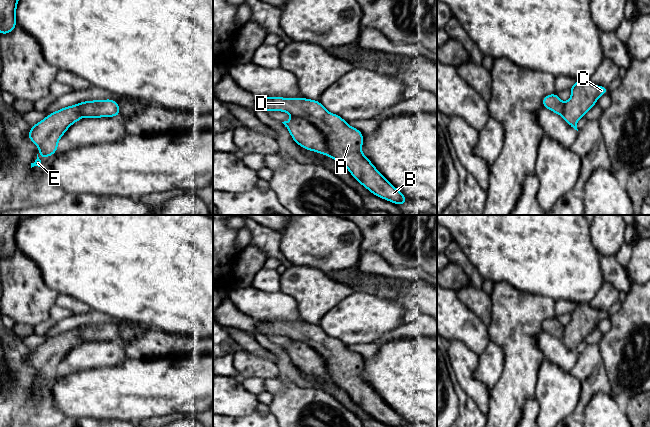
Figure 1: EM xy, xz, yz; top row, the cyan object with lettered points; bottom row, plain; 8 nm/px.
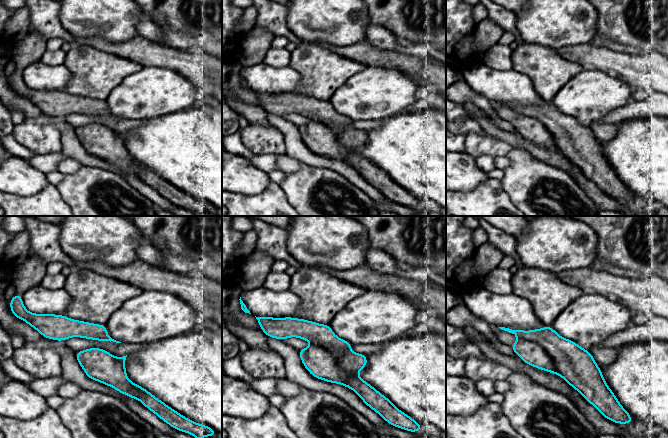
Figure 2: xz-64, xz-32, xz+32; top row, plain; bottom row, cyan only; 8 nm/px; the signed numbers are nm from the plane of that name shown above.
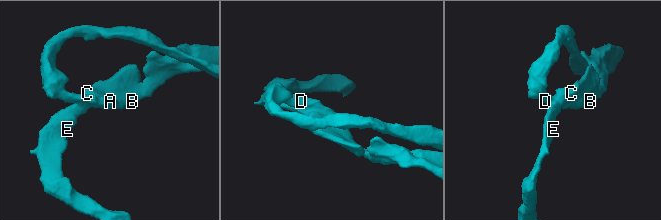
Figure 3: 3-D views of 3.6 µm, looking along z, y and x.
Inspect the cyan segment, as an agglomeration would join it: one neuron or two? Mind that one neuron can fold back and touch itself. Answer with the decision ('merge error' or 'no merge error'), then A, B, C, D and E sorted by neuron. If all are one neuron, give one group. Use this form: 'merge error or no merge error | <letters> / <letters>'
no merge error | A B C D E

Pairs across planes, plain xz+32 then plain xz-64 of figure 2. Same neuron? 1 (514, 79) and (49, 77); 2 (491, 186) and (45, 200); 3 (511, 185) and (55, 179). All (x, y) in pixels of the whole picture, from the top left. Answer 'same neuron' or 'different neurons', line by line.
1: same neuron
2: same neuron
3: different neurons

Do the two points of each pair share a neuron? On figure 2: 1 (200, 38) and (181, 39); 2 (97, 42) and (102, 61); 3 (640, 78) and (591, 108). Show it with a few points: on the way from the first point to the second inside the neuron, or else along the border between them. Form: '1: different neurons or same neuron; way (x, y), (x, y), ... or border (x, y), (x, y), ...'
1: same neuron; way (195, 39), (186, 39)
2: different neurons; border (76, 43), (104, 49), (121, 57)
3: different neurons; border (608, 73), (625, 80), (634, 89)

